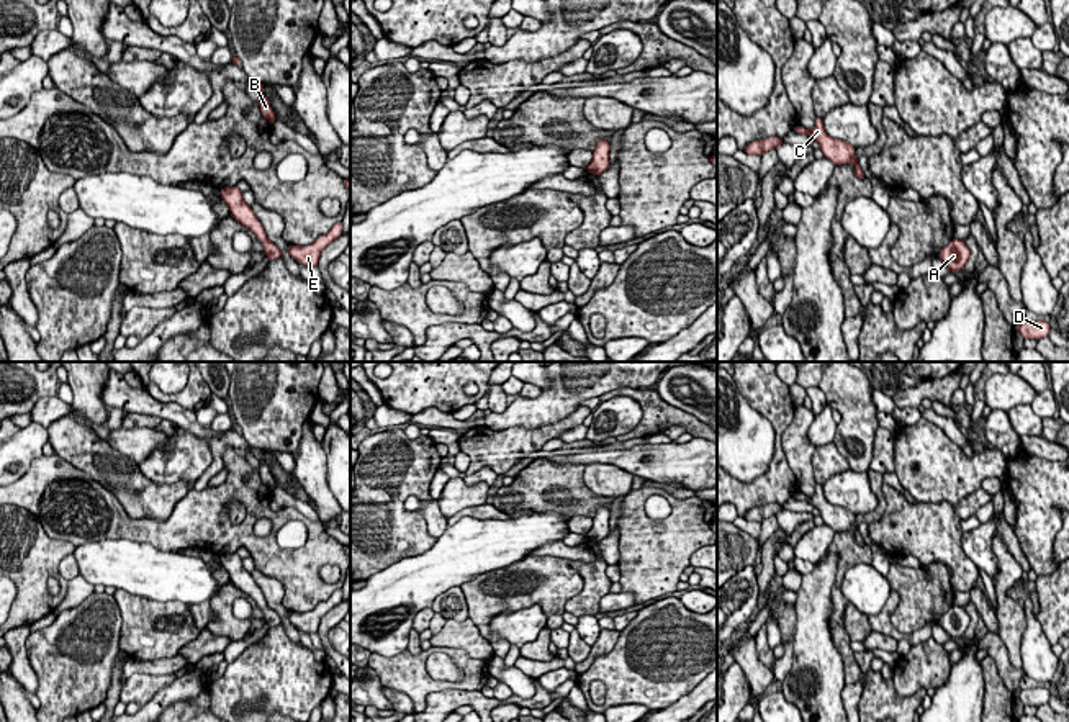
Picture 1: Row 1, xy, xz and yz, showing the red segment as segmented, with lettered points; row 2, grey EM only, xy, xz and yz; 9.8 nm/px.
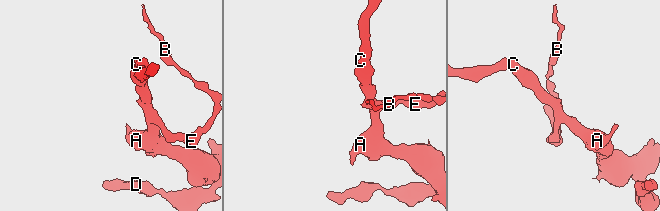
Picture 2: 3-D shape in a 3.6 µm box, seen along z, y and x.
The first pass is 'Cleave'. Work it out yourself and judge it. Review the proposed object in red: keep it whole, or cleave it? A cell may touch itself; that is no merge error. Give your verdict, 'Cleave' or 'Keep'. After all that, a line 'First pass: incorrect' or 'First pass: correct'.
Keep
First pass: incorrect

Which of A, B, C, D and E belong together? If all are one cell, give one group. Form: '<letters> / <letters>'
A B C D E

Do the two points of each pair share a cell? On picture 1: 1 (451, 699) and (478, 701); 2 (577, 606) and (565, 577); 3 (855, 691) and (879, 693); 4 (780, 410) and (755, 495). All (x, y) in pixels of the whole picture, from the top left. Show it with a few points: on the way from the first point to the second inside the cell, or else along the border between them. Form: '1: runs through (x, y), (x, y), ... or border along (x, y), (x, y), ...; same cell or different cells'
1: runs through (457, 699), (472, 699); same cell
2: border along (573, 562), (583, 580), (583, 588), (563, 609); different cells
3: border along (863, 676), (863, 693), (857, 704); different cells
4: runs through (778, 431), (776, 473); same cell

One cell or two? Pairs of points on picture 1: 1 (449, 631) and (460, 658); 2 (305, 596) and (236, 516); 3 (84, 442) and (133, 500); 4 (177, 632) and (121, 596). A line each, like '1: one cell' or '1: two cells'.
1: two cells
2: two cells
3: one cell
4: one cell

